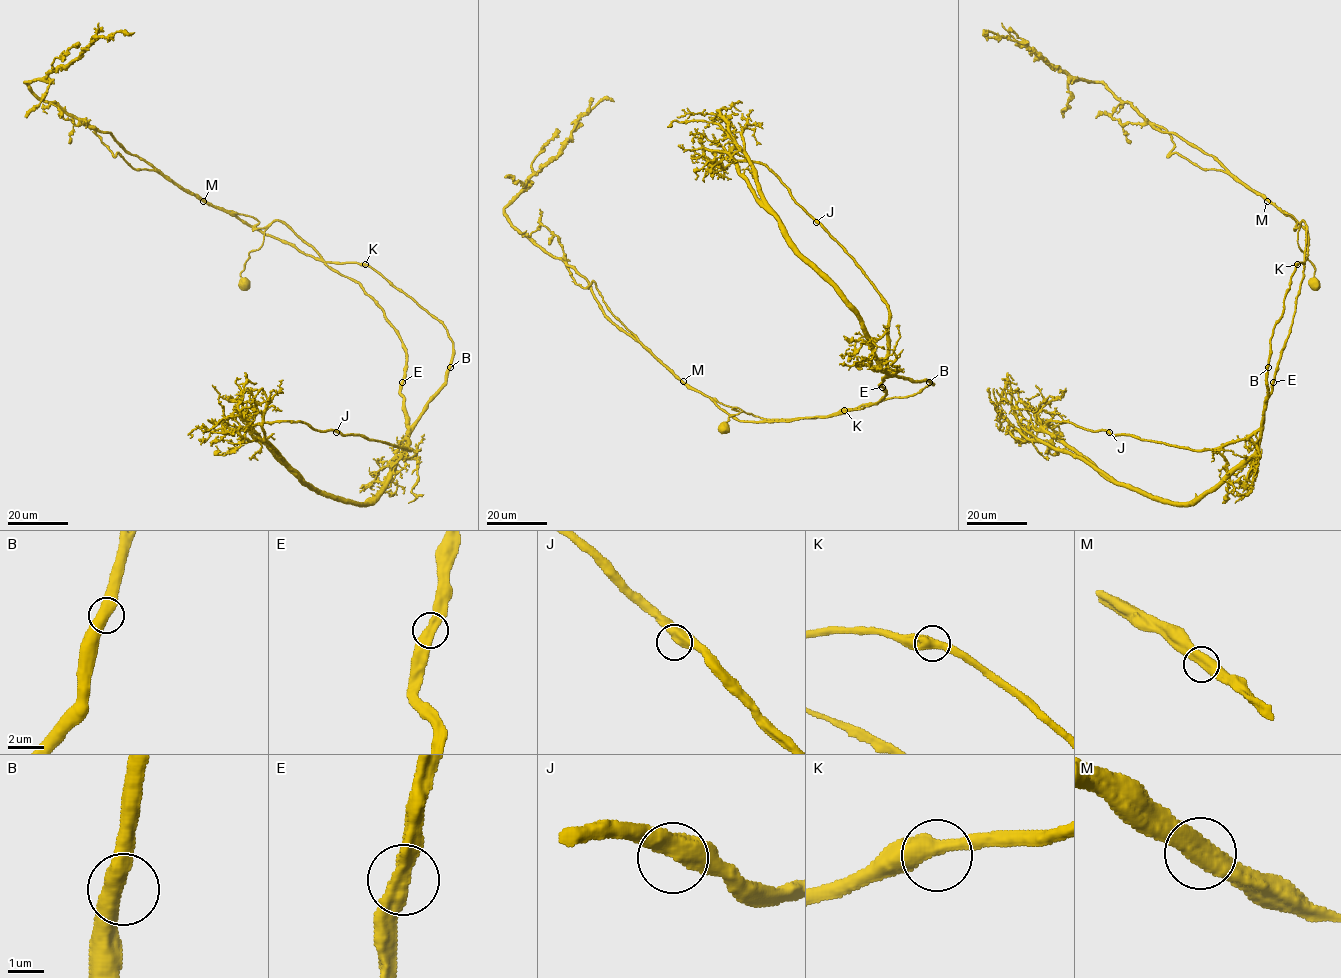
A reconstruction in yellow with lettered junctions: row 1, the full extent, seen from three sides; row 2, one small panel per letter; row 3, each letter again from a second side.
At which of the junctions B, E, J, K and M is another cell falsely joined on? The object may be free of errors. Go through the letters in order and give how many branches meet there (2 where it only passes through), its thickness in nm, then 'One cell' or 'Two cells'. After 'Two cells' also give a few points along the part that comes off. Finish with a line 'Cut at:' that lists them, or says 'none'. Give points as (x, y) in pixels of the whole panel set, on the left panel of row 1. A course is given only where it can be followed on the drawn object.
B: Branches: 2. Thickness 500 nm. One cell
E: Branches: 2. Thickness 500 nm. One cell
J: Branches: 2. Thickness 550 nm. One cell
K: Branches: 2. Thickness 480 nm. One cell
M: Branches: 2. Thickness 500 nm. Two cells. Course of the part to remove: (203, 200), (253, 230), (285, 223), (370, 297), (406, 355), (409, 450), (293, 421), (215, 445)
Cut at: M

